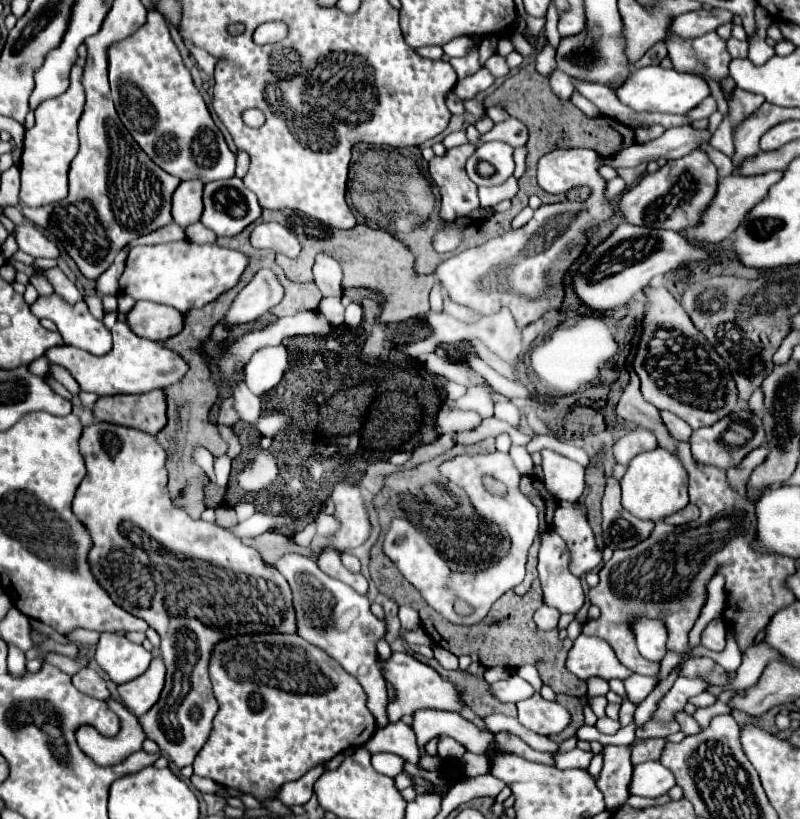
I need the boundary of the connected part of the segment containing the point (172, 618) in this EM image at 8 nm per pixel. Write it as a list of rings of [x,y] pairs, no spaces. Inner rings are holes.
[[[95,422],[87,428],[83,428],[83,434],[79,438],[79,448],[81,448],[81,454],[85,458],[85,466],[87,466],[87,476],[83,478],[81,486],[77,488],[77,494],[73,498],[73,514],[79,518],[79,522],[87,528],[91,540],[93,540],[93,546],[89,550],[89,568],[95,576],[95,580],[101,584],[101,588],[111,596],[111,600],[121,606],[123,610],[127,610],[129,614],[145,620],[151,628],[157,630],[157,634],[161,636],[161,656],[163,656],[163,662],[165,662],[165,668],[167,668],[167,676],[165,676],[165,688],[161,692],[161,698],[155,702],[155,706],[143,714],[139,718],[141,726],[143,726],[143,732],[149,740],[157,742],[157,746],[161,748],[163,754],[169,756],[169,762],[175,764],[177,768],[183,768],[183,766],[191,766],[195,756],[201,752],[201,748],[205,746],[205,742],[209,740],[209,734],[211,734],[211,724],[213,724],[213,718],[219,710],[217,706],[217,700],[213,696],[213,690],[211,690],[211,680],[209,680],[209,674],[207,674],[207,662],[209,662],[209,654],[213,650],[213,646],[221,640],[221,638],[227,638],[227,636],[233,636],[233,634],[243,634],[243,632],[251,632],[251,634],[257,634],[257,632],[281,632],[281,634],[293,634],[297,628],[295,628],[295,614],[293,614],[293,606],[291,606],[291,588],[287,584],[287,580],[279,574],[279,570],[267,562],[263,562],[263,558],[259,556],[259,552],[251,546],[245,546],[237,536],[233,536],[229,530],[217,526],[215,522],[203,522],[203,520],[193,520],[189,518],[181,508],[173,506],[171,498],[169,498],[169,492],[167,492],[167,470],[165,470],[165,450],[161,450],[161,446],[157,444],[157,440],[151,436],[151,434],[145,434],[141,430],[133,430],[133,428],[123,428],[123,426],[115,426],[115,424],[107,424],[107,422]],[[137,584],[155,584],[151,590],[137,590]]]

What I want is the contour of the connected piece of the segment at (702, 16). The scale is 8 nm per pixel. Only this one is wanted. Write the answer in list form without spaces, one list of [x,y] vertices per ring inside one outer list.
[[[697,10],[697,12],[687,12],[681,14],[673,20],[669,32],[677,38],[689,40],[689,38],[699,38],[711,30],[715,30],[717,26],[731,22],[733,14],[729,14],[727,10]]]

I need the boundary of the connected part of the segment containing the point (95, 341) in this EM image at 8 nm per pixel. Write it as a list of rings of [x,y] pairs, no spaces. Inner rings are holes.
[[[51,294],[37,298],[31,312],[39,319],[50,319],[57,324],[66,345],[83,348],[91,354],[107,354],[111,350],[111,332],[91,316],[85,302],[67,304],[57,294]]]

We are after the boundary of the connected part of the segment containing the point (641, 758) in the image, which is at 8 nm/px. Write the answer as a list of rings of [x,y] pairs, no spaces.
[[[661,738],[643,740],[637,746],[633,746],[631,762],[633,764],[641,764],[641,762],[647,762],[647,760],[659,760],[663,746],[665,746],[665,740],[661,740]]]

